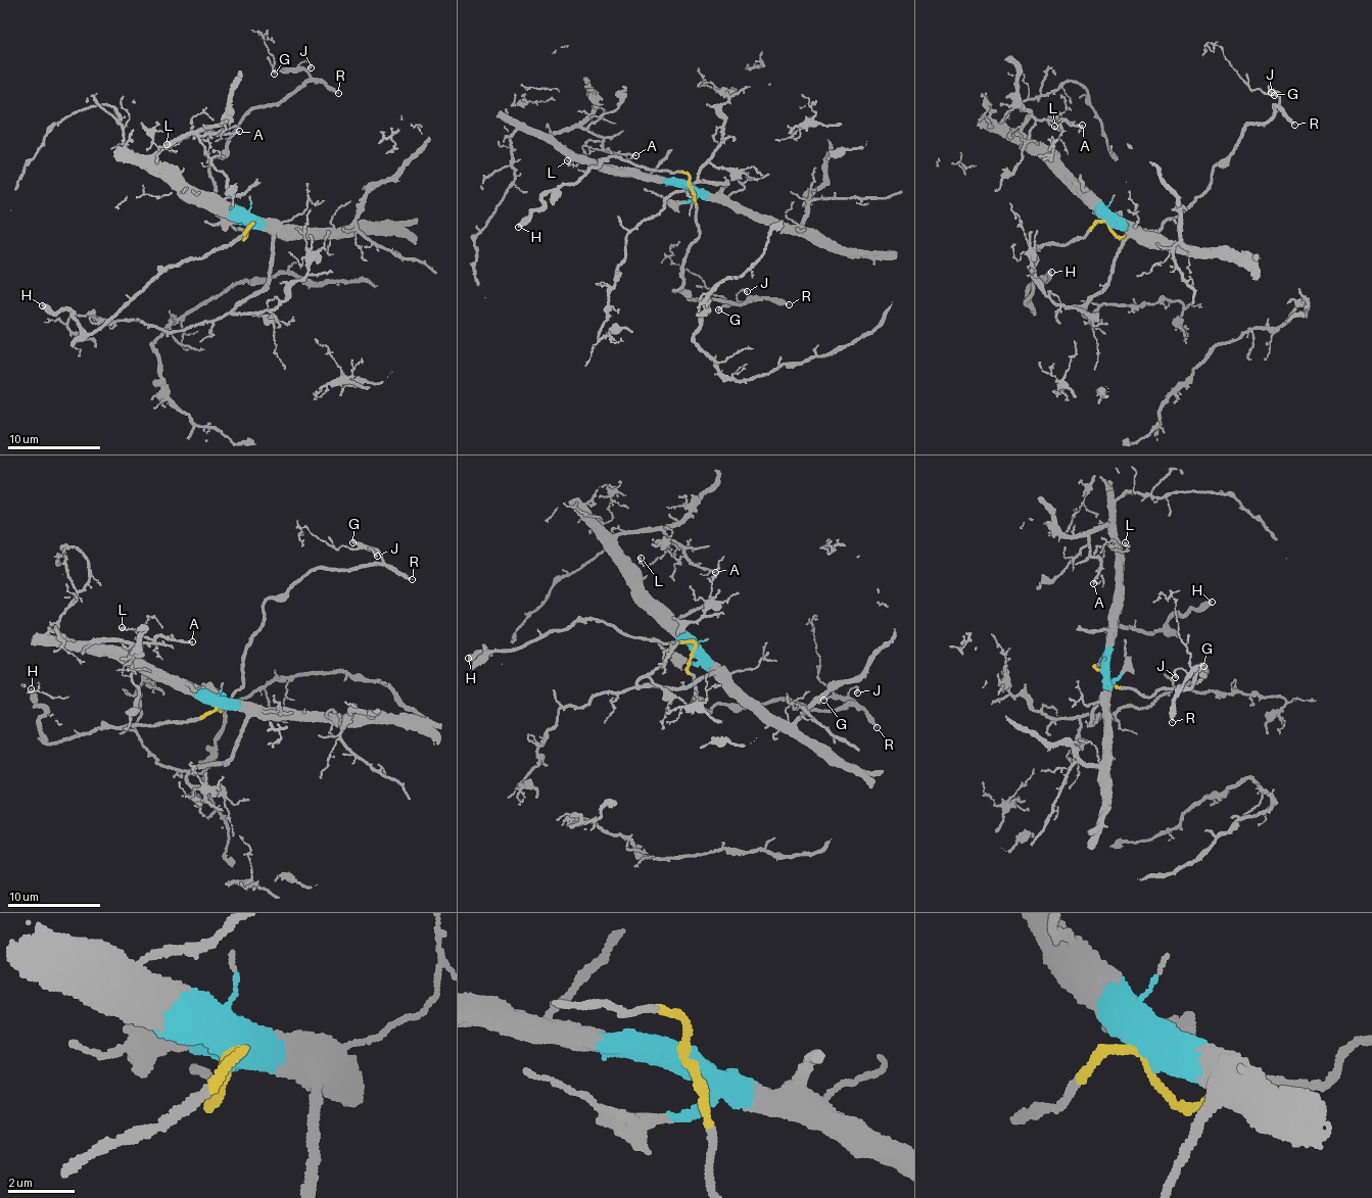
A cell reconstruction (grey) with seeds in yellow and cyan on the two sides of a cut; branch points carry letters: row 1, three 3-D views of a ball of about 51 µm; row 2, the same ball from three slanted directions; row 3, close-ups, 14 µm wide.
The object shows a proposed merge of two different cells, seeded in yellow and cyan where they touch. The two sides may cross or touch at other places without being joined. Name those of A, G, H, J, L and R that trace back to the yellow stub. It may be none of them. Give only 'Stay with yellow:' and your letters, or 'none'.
Stay with yellow: G, H, J, R

